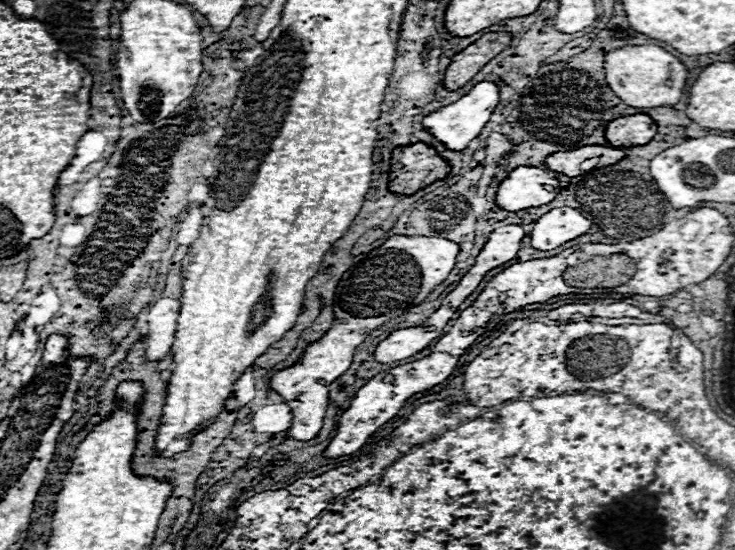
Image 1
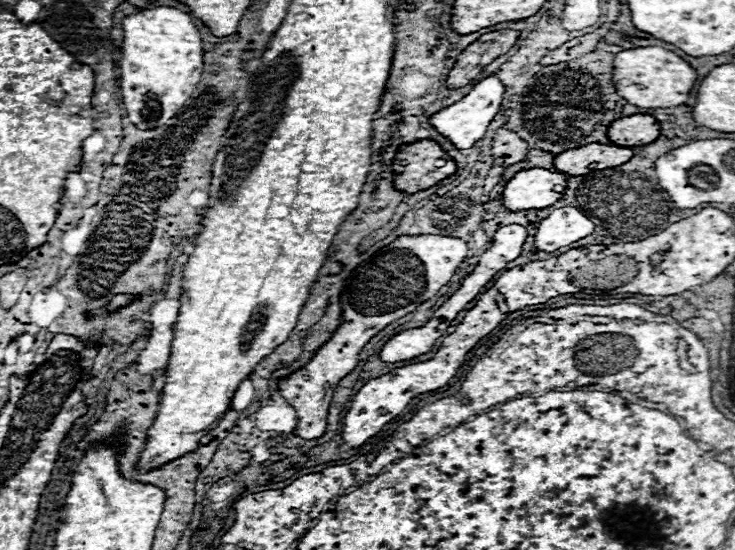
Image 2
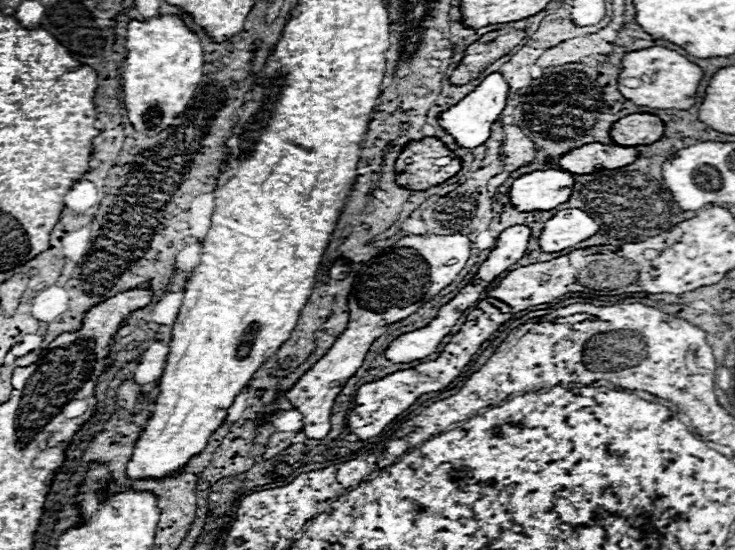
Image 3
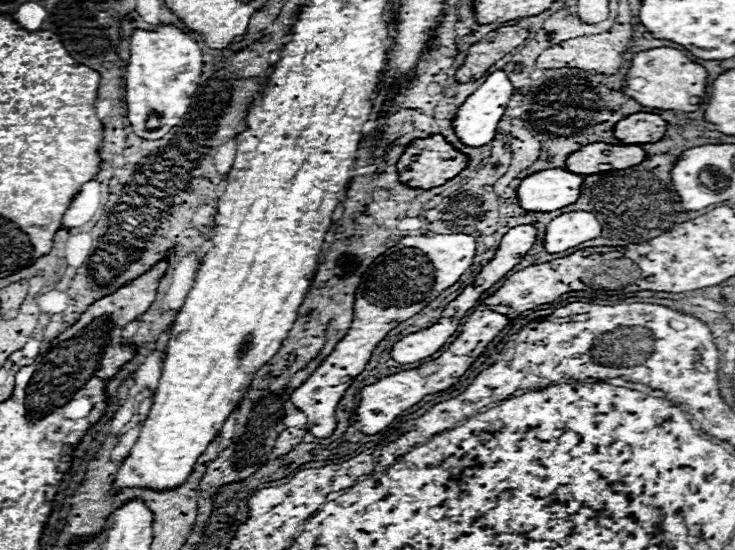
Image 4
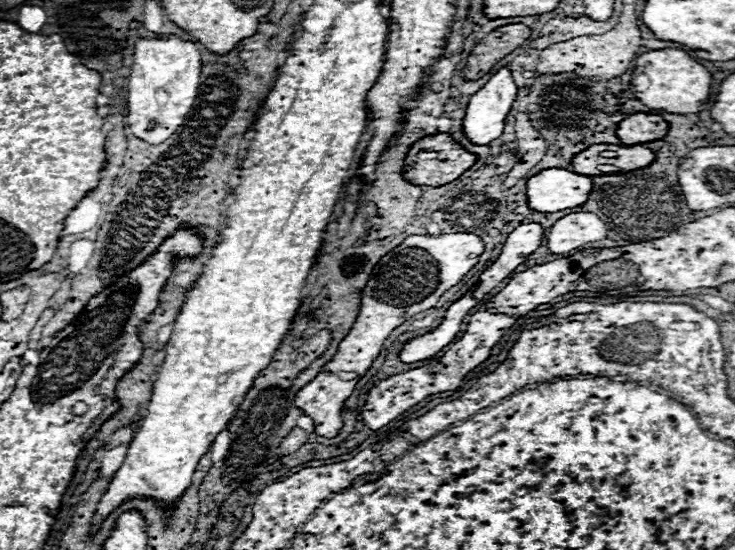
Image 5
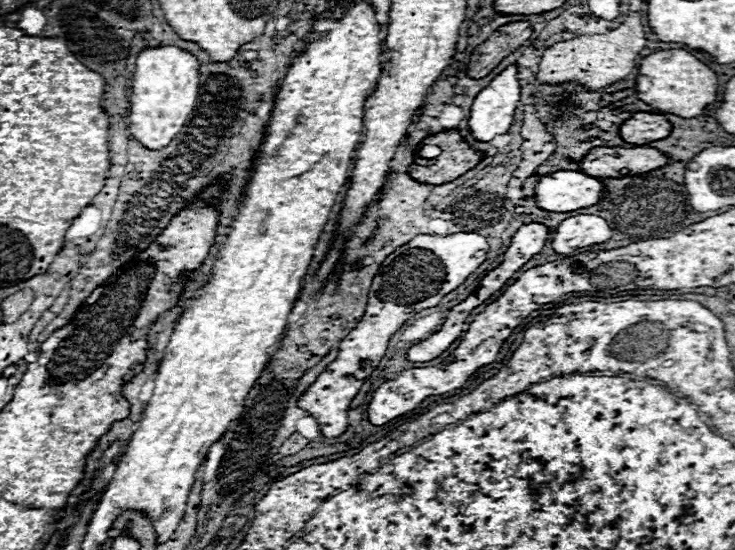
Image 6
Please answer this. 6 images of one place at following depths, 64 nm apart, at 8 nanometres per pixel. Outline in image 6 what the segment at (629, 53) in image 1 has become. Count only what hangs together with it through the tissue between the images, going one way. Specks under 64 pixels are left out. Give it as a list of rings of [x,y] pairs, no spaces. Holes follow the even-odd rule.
[[[686,50],[652,52],[640,60],[638,74],[648,76],[652,82],[648,92],[638,92],[638,98],[662,112],[672,112],[682,118],[694,118],[694,116],[700,116],[706,106],[716,102],[718,78],[714,70],[710,70],[706,64],[702,64]]]

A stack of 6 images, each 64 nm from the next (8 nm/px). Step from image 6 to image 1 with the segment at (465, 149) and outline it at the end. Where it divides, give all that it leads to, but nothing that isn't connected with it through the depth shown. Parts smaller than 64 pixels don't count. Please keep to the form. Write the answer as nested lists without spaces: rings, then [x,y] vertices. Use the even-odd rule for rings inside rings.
[[[422,142],[398,146],[390,158],[388,190],[394,194],[414,194],[436,180],[446,178],[450,166],[438,152]]]

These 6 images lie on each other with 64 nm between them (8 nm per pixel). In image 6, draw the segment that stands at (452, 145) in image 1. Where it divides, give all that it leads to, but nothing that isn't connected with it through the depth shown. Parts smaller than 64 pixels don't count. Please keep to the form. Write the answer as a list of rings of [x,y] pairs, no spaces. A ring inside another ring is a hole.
[[[516,66],[502,70],[472,102],[468,126],[474,140],[490,142],[494,136],[506,134],[512,126],[516,102],[520,100],[520,84]]]

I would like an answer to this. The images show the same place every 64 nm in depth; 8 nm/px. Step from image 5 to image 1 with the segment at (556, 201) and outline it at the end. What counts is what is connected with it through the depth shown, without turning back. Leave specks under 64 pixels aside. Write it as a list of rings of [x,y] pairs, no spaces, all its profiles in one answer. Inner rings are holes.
[[[518,166],[500,182],[496,204],[508,212],[542,206],[556,198],[558,186],[560,184],[550,170],[536,166]]]

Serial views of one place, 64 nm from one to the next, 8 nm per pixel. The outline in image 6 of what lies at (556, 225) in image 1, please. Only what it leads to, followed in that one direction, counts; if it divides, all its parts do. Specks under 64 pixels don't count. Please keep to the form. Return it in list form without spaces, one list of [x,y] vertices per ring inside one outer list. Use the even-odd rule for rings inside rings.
[[[578,214],[562,220],[552,236],[552,248],[556,254],[570,254],[576,248],[590,244],[602,244],[610,240],[612,230],[608,222],[594,214]]]

